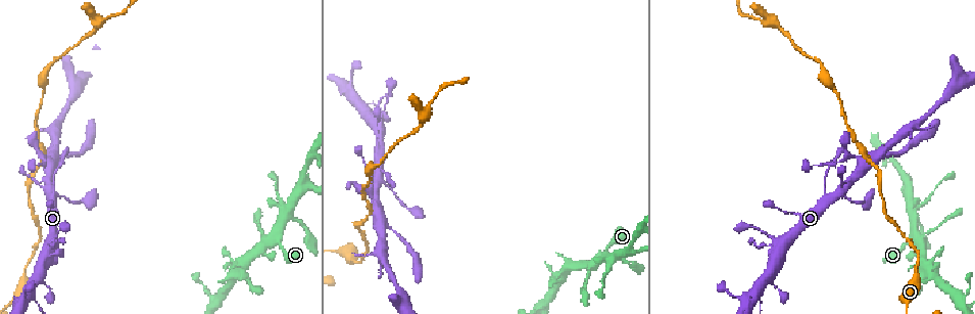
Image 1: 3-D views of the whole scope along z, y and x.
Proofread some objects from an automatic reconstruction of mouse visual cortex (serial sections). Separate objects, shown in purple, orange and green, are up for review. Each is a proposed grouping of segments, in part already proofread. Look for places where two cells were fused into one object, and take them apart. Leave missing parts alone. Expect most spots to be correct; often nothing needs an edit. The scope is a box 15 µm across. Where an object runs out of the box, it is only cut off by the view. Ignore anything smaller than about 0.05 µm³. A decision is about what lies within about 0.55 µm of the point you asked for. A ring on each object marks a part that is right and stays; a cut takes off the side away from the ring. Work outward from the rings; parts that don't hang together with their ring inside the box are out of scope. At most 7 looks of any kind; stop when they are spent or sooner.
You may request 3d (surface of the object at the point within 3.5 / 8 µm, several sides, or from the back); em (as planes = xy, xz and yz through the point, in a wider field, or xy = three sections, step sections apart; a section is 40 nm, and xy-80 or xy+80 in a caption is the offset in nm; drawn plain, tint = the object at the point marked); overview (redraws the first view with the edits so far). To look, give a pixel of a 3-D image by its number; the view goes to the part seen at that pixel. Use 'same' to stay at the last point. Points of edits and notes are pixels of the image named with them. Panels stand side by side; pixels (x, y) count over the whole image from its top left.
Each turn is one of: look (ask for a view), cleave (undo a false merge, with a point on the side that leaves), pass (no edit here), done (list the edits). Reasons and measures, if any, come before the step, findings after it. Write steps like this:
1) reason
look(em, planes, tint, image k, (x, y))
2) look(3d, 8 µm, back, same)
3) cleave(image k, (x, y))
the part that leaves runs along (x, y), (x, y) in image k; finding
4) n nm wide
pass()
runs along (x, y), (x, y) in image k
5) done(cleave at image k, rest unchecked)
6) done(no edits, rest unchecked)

two arms in line, one across
look(3d, 3.5 µm, image 1, (589, 264))

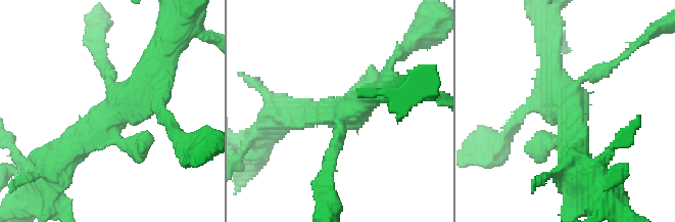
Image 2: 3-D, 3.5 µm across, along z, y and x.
need the tissue
look(em, xy, step 3, tint, image 2, (335, 112))

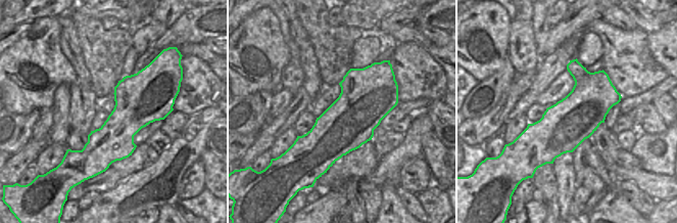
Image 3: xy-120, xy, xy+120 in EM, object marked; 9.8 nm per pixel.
pass()
runs along (158, 92), (130, 98), (55, 165) in image 2; all the same cell

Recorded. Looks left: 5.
looks like a crossing
look(3d, 3.5 µm, image 1, (612, 255))

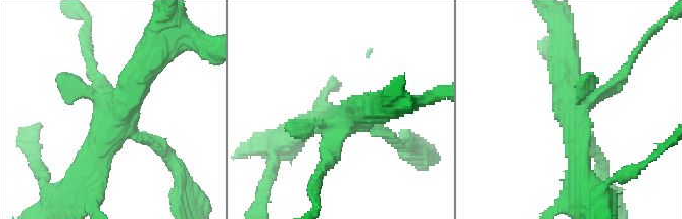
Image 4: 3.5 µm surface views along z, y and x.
look(em, xy, step 2, tint, image 4, (344, 114))

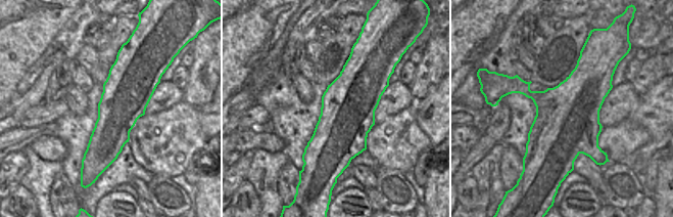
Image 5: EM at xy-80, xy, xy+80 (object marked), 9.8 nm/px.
pass()
continuous, no second cell

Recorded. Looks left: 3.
look(3d, 8 µm, image 1, (881, 156))

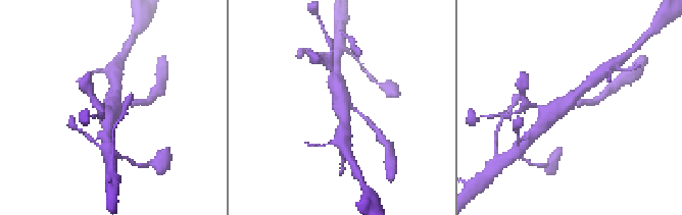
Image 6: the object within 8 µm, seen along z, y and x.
look(3d, 3.5 µm, back, image 6, (348, 102))

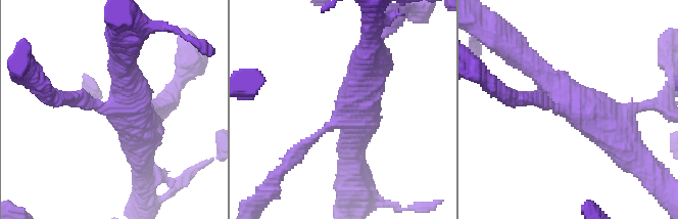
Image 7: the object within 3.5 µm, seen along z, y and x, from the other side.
arms of 150, 350, 500 nm
pass()
runs along (621, 143), (522, 58) in image 7; all the same cell

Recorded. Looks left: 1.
done(no edits, rest unchecked)

